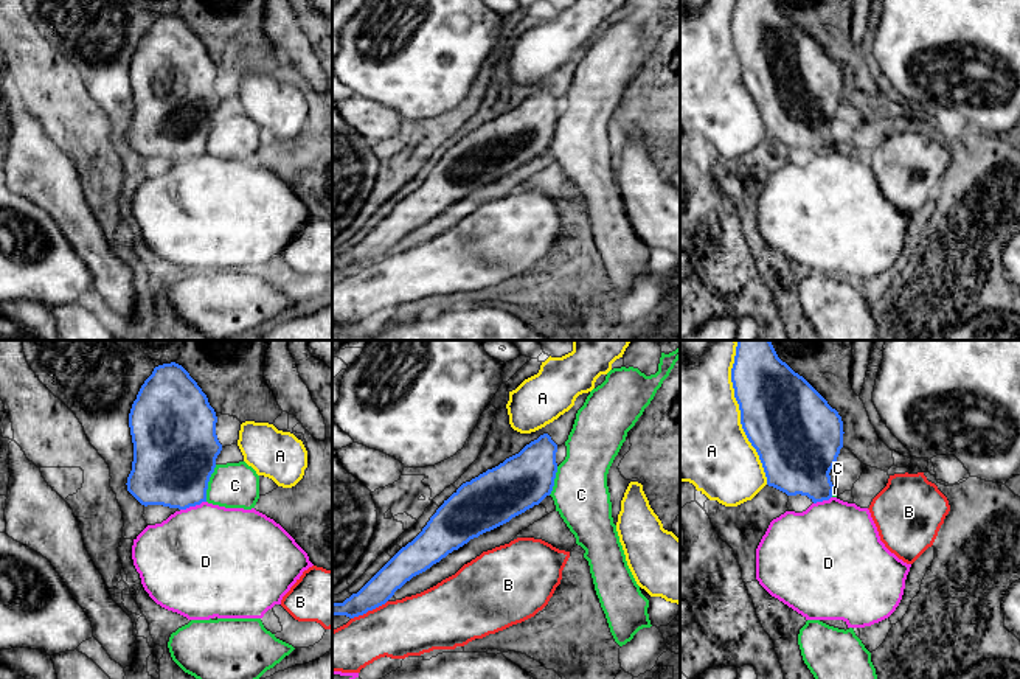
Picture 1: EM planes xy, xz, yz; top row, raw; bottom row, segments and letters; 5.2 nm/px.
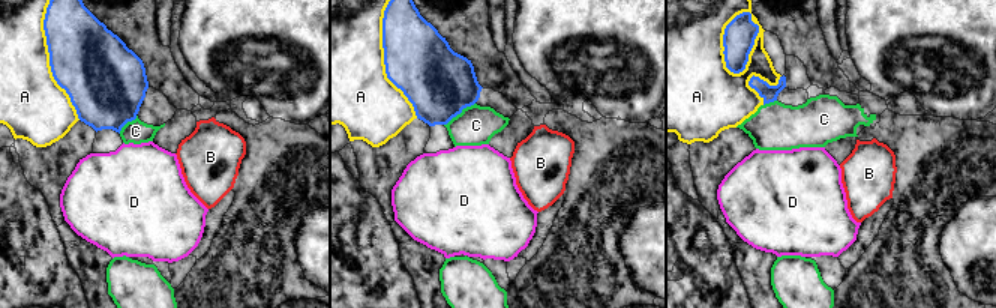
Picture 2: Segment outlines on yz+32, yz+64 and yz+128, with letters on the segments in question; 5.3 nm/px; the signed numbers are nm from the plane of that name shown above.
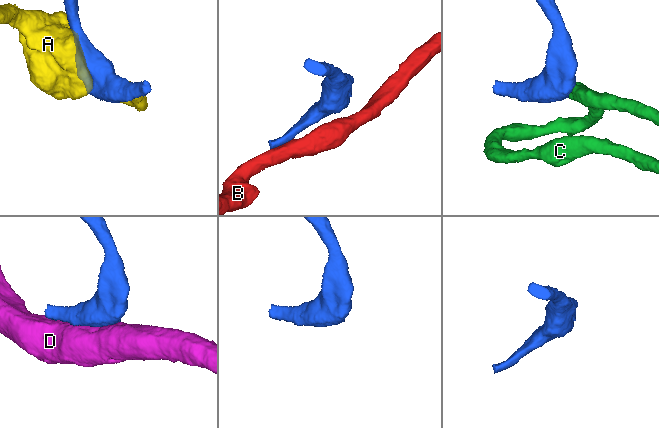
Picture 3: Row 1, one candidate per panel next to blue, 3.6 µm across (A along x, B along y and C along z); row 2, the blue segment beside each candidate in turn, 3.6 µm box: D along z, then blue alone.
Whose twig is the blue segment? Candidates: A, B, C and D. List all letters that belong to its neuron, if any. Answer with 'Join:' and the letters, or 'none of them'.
Join: C

